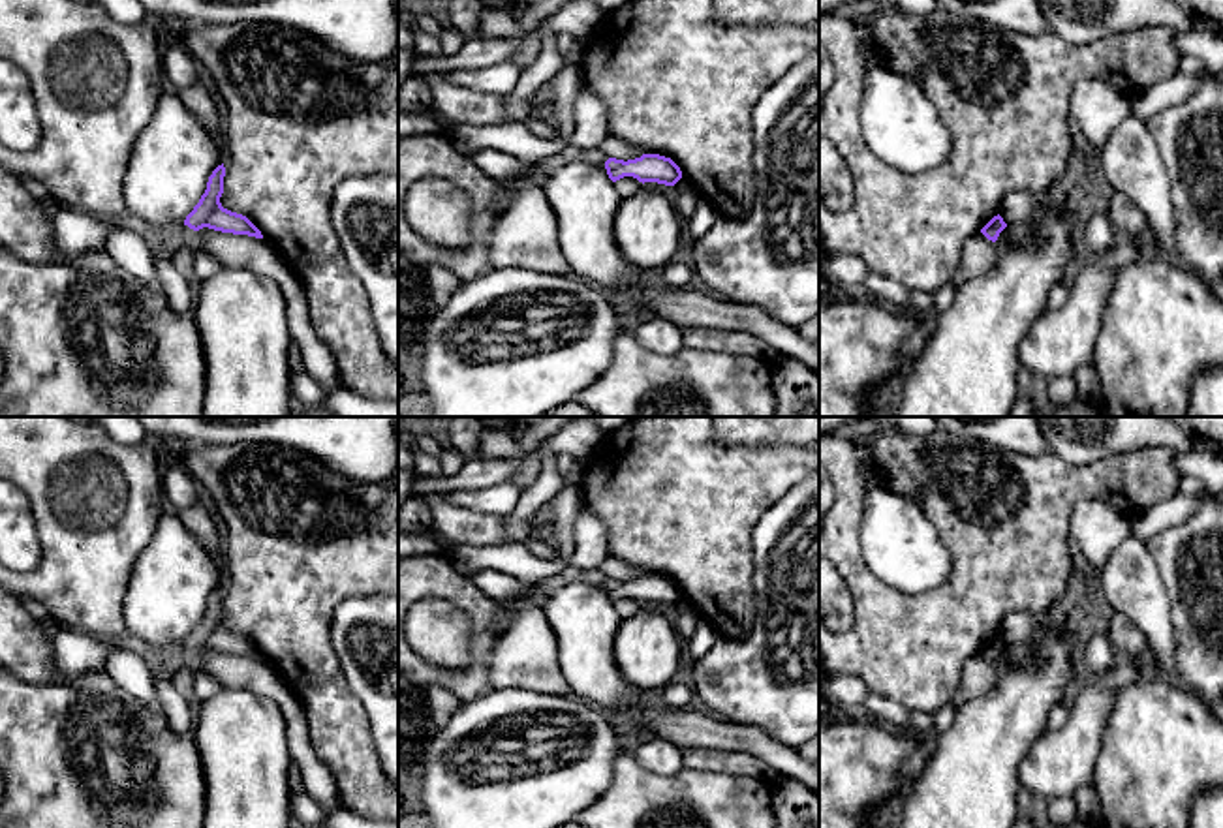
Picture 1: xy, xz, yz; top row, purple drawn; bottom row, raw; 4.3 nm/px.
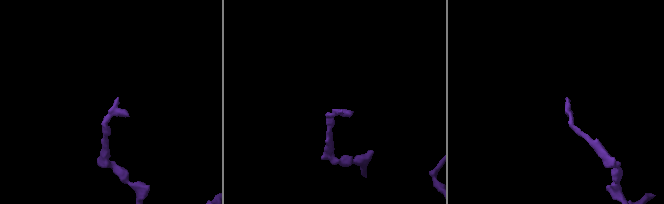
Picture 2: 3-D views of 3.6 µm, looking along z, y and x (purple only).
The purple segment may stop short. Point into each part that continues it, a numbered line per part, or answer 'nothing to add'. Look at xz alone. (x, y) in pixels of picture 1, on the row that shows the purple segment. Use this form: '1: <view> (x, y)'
nothing to add

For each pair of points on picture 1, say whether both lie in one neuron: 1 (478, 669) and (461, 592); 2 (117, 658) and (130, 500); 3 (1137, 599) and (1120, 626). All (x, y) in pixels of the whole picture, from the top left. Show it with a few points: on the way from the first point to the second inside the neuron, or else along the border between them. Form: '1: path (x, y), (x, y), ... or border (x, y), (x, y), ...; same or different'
1: path (479, 650), (483, 643), (483, 614), (479, 611); same
2: border (123, 637), (100, 641); different
3: border (1114, 611), (1120, 611), (1145, 635), (1148, 648); different

